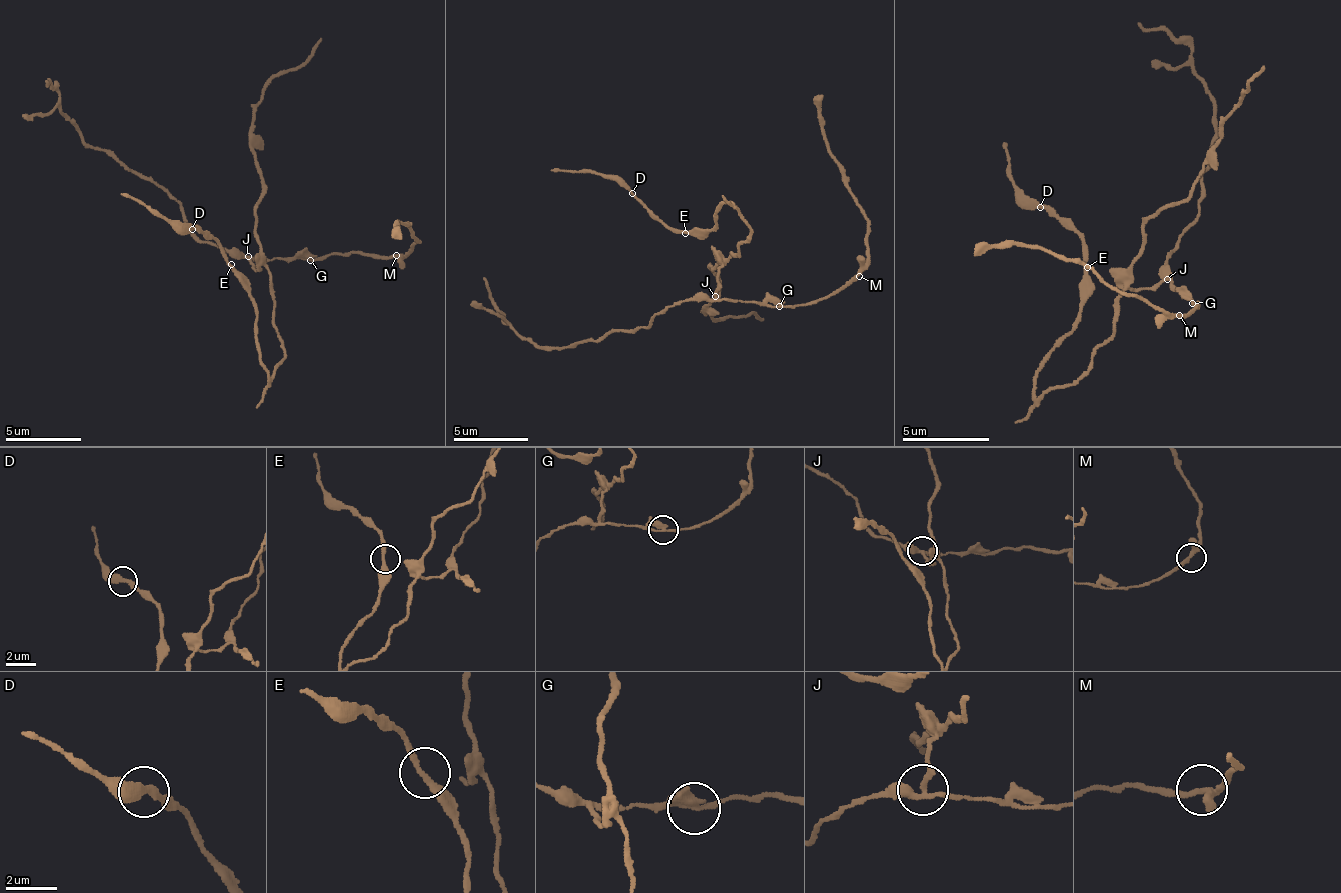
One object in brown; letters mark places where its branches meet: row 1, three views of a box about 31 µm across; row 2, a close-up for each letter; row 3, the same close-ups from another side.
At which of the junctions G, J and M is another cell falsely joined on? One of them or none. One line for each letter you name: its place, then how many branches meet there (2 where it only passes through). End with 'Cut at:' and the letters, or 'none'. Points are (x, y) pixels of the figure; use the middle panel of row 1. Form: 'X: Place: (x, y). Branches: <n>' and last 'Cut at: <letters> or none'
J: Place: (715, 296). Branches: 3
Cut at: J

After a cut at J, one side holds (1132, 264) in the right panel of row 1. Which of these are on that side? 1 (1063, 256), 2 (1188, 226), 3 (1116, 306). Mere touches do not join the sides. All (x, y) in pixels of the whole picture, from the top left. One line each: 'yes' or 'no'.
1: no
2: no
3: yes

